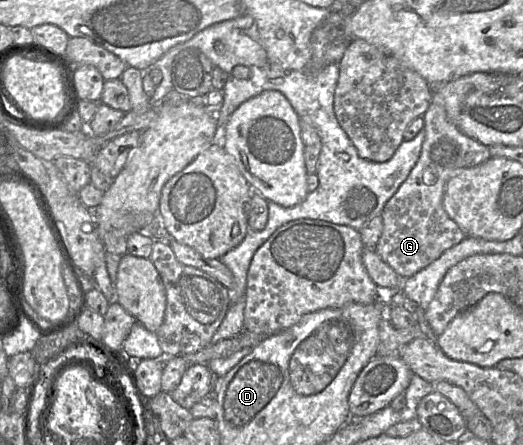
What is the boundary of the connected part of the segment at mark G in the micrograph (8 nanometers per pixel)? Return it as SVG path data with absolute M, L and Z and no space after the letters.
M432 97L422 117L425 139L419 159L407 179L385 204L380 214L382 234L374 248L376 254L401 278L409 278L426 268L466 237L443 208L444 189L451 177L491 157L486 145L465 135L450 120L439 97Z

